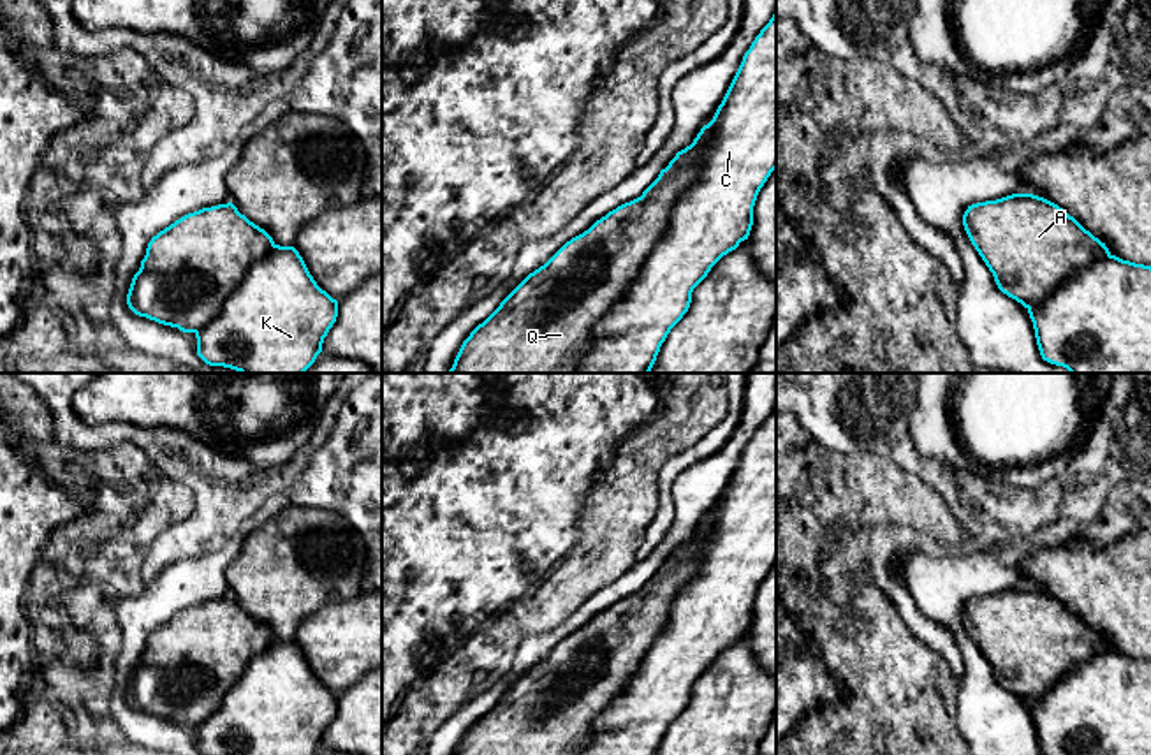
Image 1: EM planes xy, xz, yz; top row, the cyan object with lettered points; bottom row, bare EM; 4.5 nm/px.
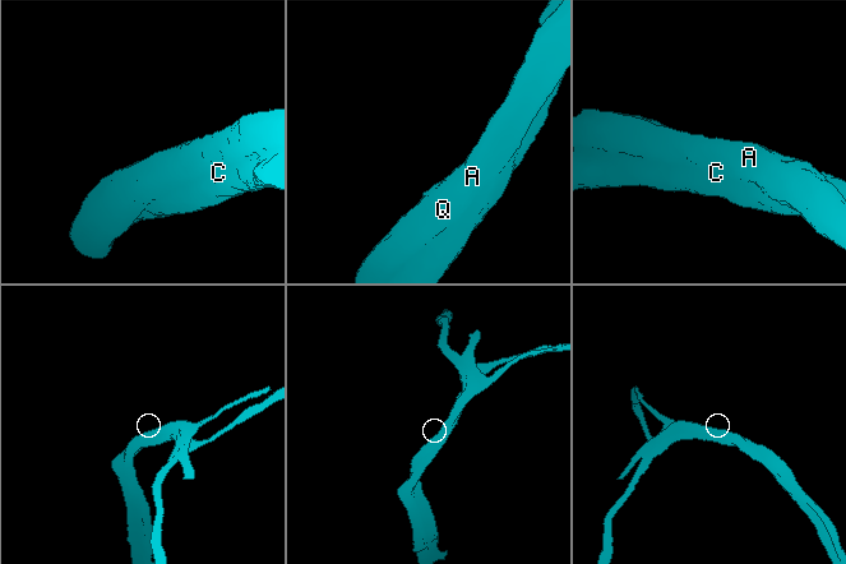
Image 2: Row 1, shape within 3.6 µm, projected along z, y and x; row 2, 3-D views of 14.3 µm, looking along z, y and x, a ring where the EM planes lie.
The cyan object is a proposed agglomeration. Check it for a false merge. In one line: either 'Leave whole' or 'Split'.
Split

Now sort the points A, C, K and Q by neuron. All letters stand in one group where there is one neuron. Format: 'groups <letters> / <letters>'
groups A Q / C K

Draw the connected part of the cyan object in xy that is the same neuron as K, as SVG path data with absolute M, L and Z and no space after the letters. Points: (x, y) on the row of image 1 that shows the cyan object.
M273 245L225 299L220 313L195 333L197 356L239 373L304 373L336 322L338 301L322 290L294 246Z

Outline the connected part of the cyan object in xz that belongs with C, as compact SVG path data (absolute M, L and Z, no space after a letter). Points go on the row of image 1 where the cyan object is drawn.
M776 7L744 53L709 121L709 134L699 180L674 204L665 234L627 294L597 322L593 345L576 373L649 373L667 334L688 312L693 289L723 255L748 239L757 195L776 169Z

